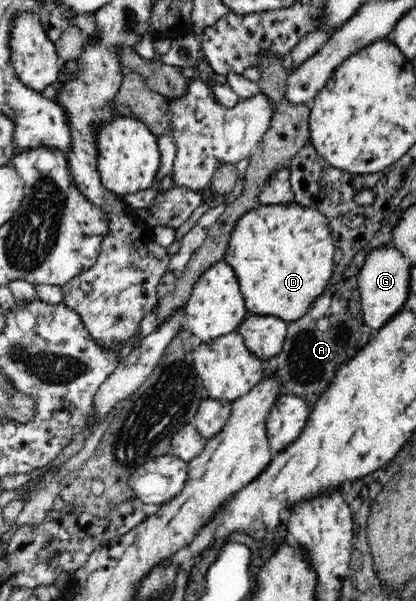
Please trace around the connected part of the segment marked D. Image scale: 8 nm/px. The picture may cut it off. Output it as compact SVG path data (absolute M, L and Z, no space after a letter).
M298 204L262 205L246 212L233 228L225 261L234 269L246 309L256 316L274 316L290 324L306 316L312 303L328 286L334 272L334 244L328 220L318 210L301 208Z

